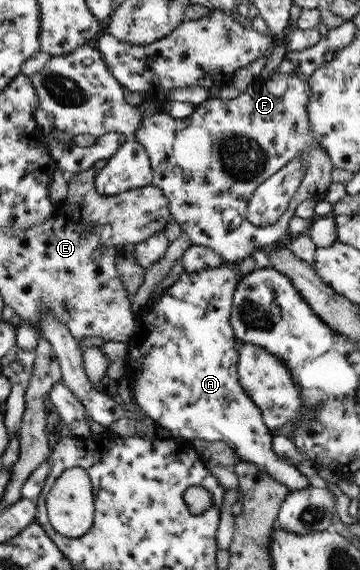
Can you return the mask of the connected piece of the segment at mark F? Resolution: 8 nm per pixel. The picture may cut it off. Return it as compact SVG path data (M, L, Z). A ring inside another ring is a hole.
M274 73L268 81L260 79L232 99L209 98L197 105L188 118L172 118L165 109L156 114L142 116L140 128L133 138L144 146L152 166L152 185L162 190L169 205L170 221L176 222L192 245L208 248L224 263L235 265L251 256L258 247L275 243L289 233L290 220L296 208L306 199L320 201L332 184L333 164L314 139L310 117L310 79L302 73ZM290 160L306 160L306 171L298 190L280 219L270 226L255 226L246 219L247 205L252 193L267 178L284 168Z

